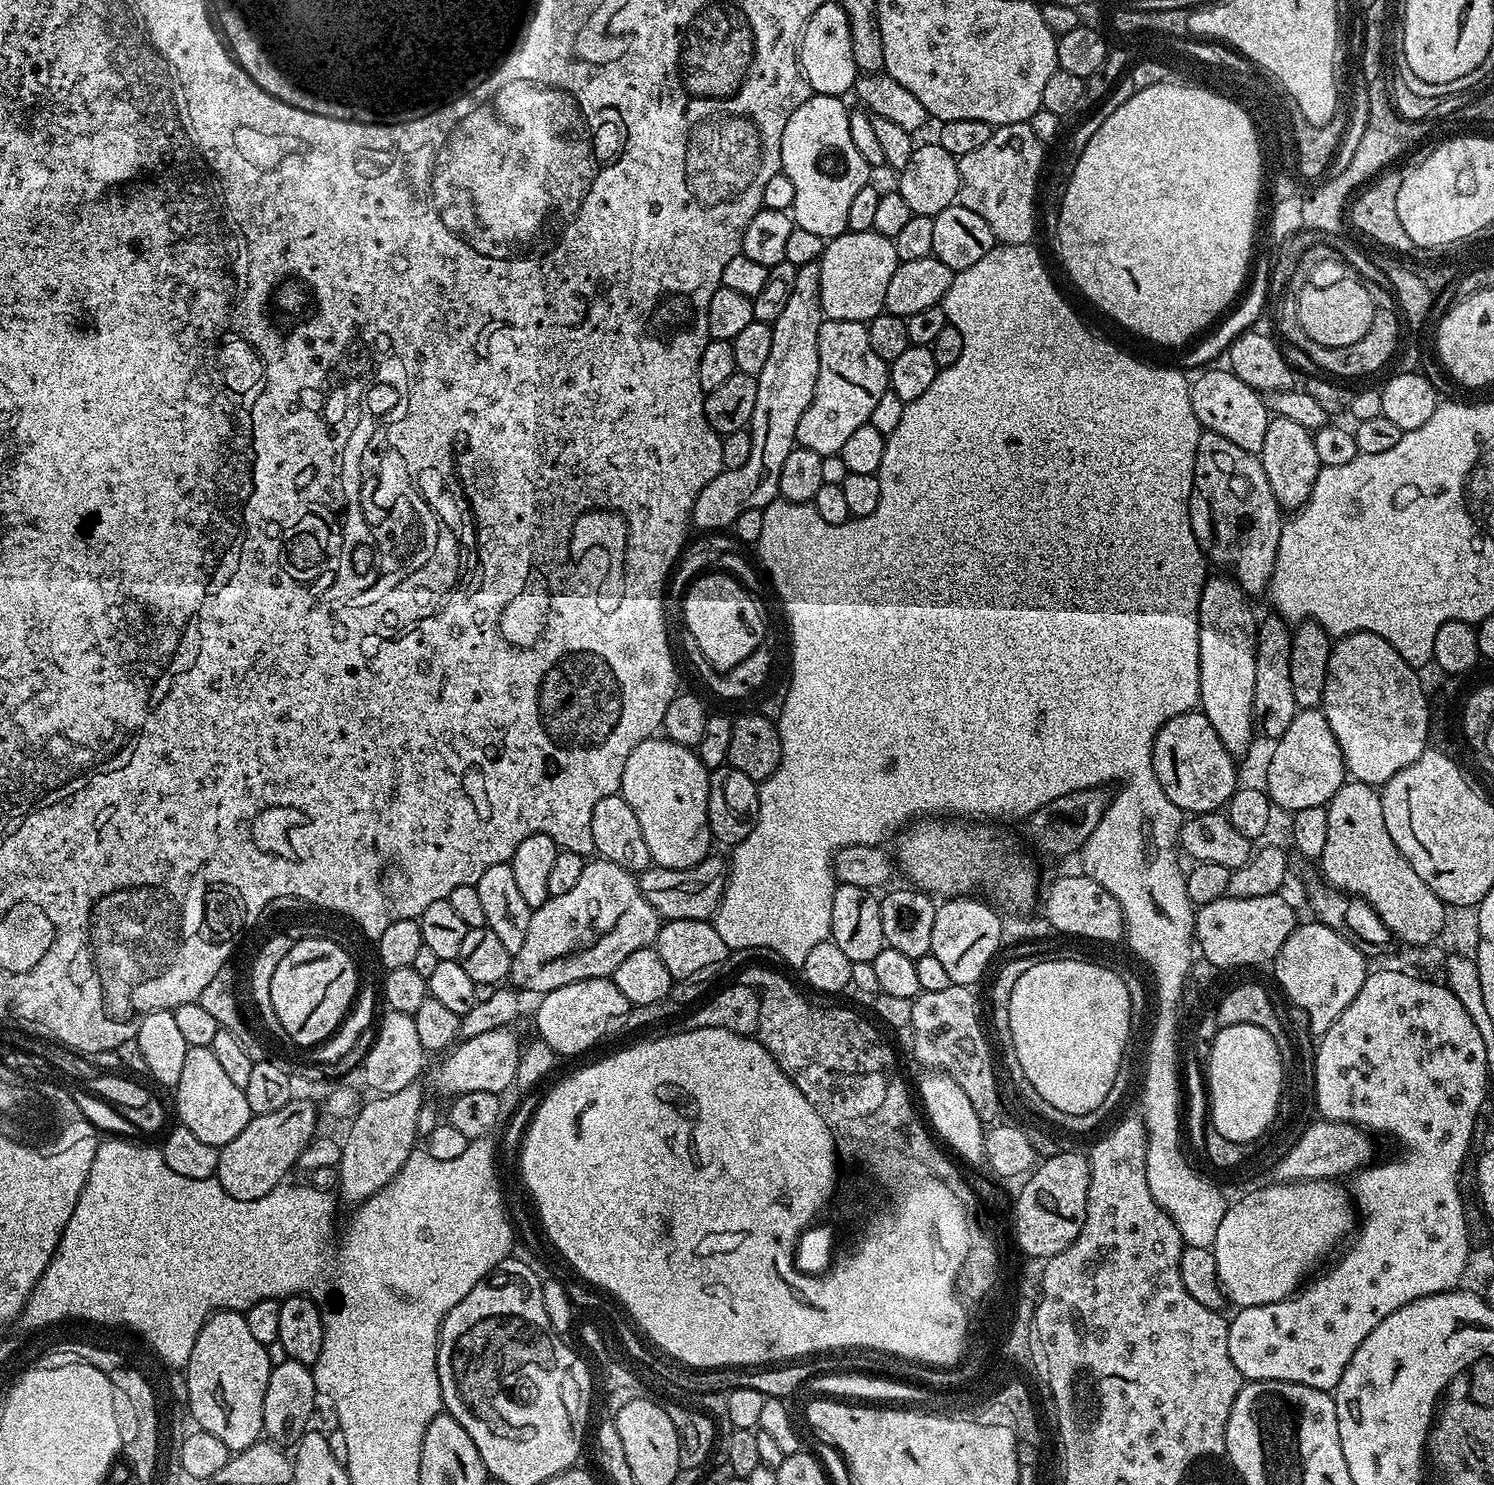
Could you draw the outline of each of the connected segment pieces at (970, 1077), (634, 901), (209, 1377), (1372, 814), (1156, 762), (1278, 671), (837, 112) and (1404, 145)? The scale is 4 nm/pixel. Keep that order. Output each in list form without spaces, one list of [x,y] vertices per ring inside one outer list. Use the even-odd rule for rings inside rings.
[[[952,984],[946,990],[930,990],[929,992],[921,992],[919,996],[912,1000],[912,1023],[910,1025],[910,1033],[912,1032],[912,1052],[916,1055],[916,1060],[920,1064],[925,1064],[925,1069],[939,1070],[948,1073],[954,1078],[954,1082],[958,1082],[958,1086],[962,1086],[962,1090],[966,1090],[966,1098],[970,1098],[970,1106],[974,1106],[974,1110],[978,1114],[978,1118],[985,1122],[992,1122],[997,1119],[996,1115],[1000,1112],[1000,1088],[996,1085],[996,1068],[992,1065],[992,1052],[988,1049],[988,1040],[984,1037],[984,1028],[980,1025],[980,1008],[976,1005],[976,996],[971,987],[962,984]]]
[[[603,858],[589,859],[578,882],[568,893],[549,896],[545,904],[532,909],[526,939],[522,941],[522,947],[512,953],[511,987],[524,994],[543,994],[558,990],[558,986],[570,986],[590,978],[611,977],[619,964],[628,955],[634,954],[634,950],[655,945],[661,923],[661,916],[656,913],[654,906],[650,906],[650,902],[646,902],[633,873]]]
[[[213,1311],[194,1342],[194,1350],[190,1350],[186,1369],[187,1411],[195,1427],[214,1434],[232,1454],[257,1444],[264,1436],[262,1402],[272,1370],[265,1344],[252,1337],[244,1312]]]
[[[1349,779],[1332,795],[1326,807],[1326,847],[1318,861],[1324,875],[1321,877],[1340,892],[1366,901],[1397,941],[1431,945],[1443,928],[1446,905],[1414,874],[1414,866],[1394,846],[1390,830],[1386,830],[1386,818],[1382,818],[1379,791],[1361,780]]]
[[[1199,710],[1183,712],[1158,730],[1152,747],[1152,765],[1158,786],[1166,790],[1166,798],[1185,814],[1215,812],[1223,809],[1238,787],[1233,757],[1218,738],[1218,730],[1210,726],[1210,718]]]
[[[1273,614],[1259,621],[1256,630],[1256,657],[1254,658],[1254,702],[1252,722],[1257,733],[1269,736],[1272,742],[1286,734],[1286,726],[1294,722],[1297,706],[1294,690],[1290,686],[1290,646],[1293,629],[1289,621],[1279,614]]]
[[[812,94],[802,106],[798,106],[790,114],[786,122],[786,130],[782,134],[782,146],[780,147],[780,167],[782,171],[794,182],[794,202],[790,209],[790,215],[795,227],[802,230],[810,230],[814,234],[825,238],[840,236],[848,231],[846,214],[850,210],[854,197],[862,186],[870,183],[870,166],[862,154],[858,154],[854,142],[850,139],[850,122],[848,121],[849,105],[843,104],[844,100],[839,96],[824,96]]]
[[[1381,93],[1373,98],[1369,104],[1369,116],[1364,135],[1355,141],[1354,152],[1346,166],[1336,176],[1332,177],[1326,185],[1320,186],[1312,192],[1318,200],[1320,209],[1330,208],[1330,210],[1319,214],[1318,222],[1316,222],[1317,227],[1324,232],[1339,233],[1343,229],[1341,226],[1342,218],[1344,222],[1344,202],[1347,197],[1348,200],[1355,193],[1354,188],[1363,187],[1390,165],[1393,165],[1394,160],[1406,153],[1423,138],[1424,128],[1426,126],[1423,121],[1400,114],[1387,95]]]

